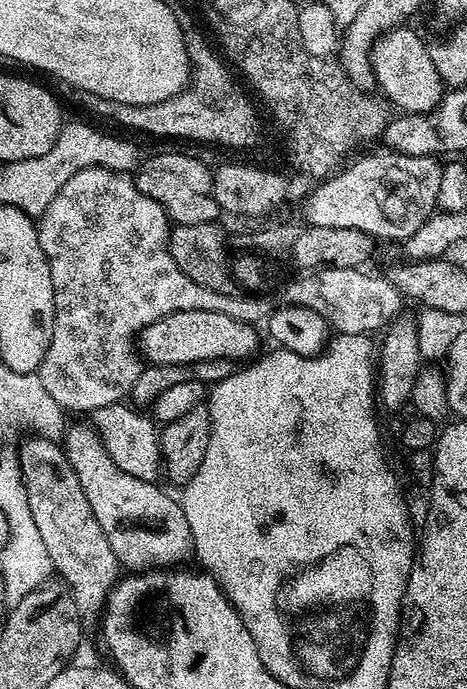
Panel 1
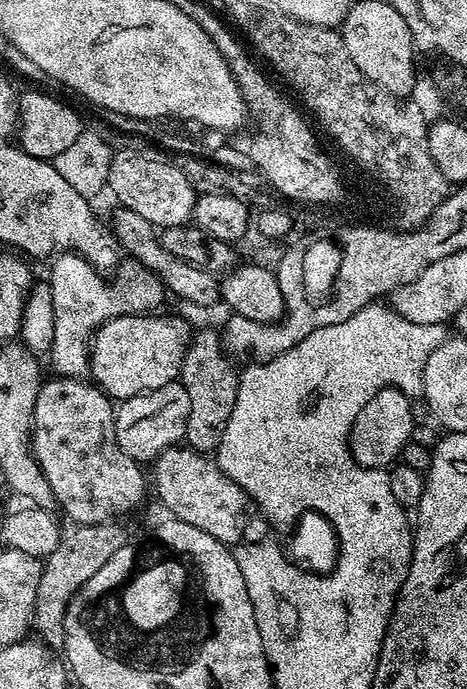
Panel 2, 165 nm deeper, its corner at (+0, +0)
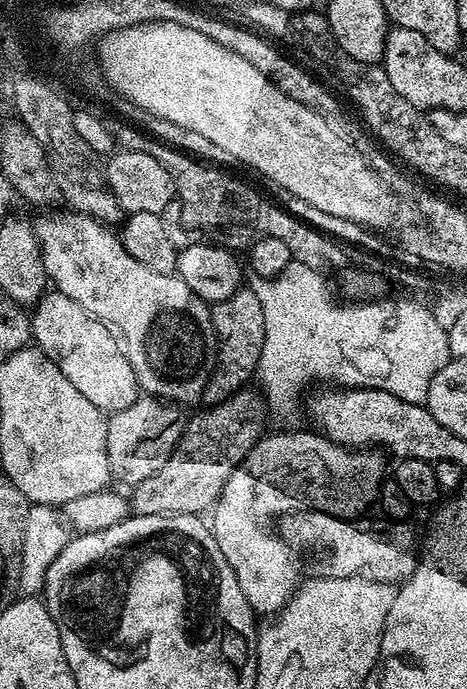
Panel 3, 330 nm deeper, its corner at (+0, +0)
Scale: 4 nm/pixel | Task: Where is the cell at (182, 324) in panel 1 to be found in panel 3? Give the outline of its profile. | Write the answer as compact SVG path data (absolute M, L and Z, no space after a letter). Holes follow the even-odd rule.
M55 290L41 299L34 311L36 313L30 316L30 327L35 347L57 364L70 382L74 382L74 390L78 390L78 394L90 398L90 402L105 414L126 410L126 406L136 401L138 385L132 363L121 341L105 321L97 320L85 308L78 306L78 302Z

